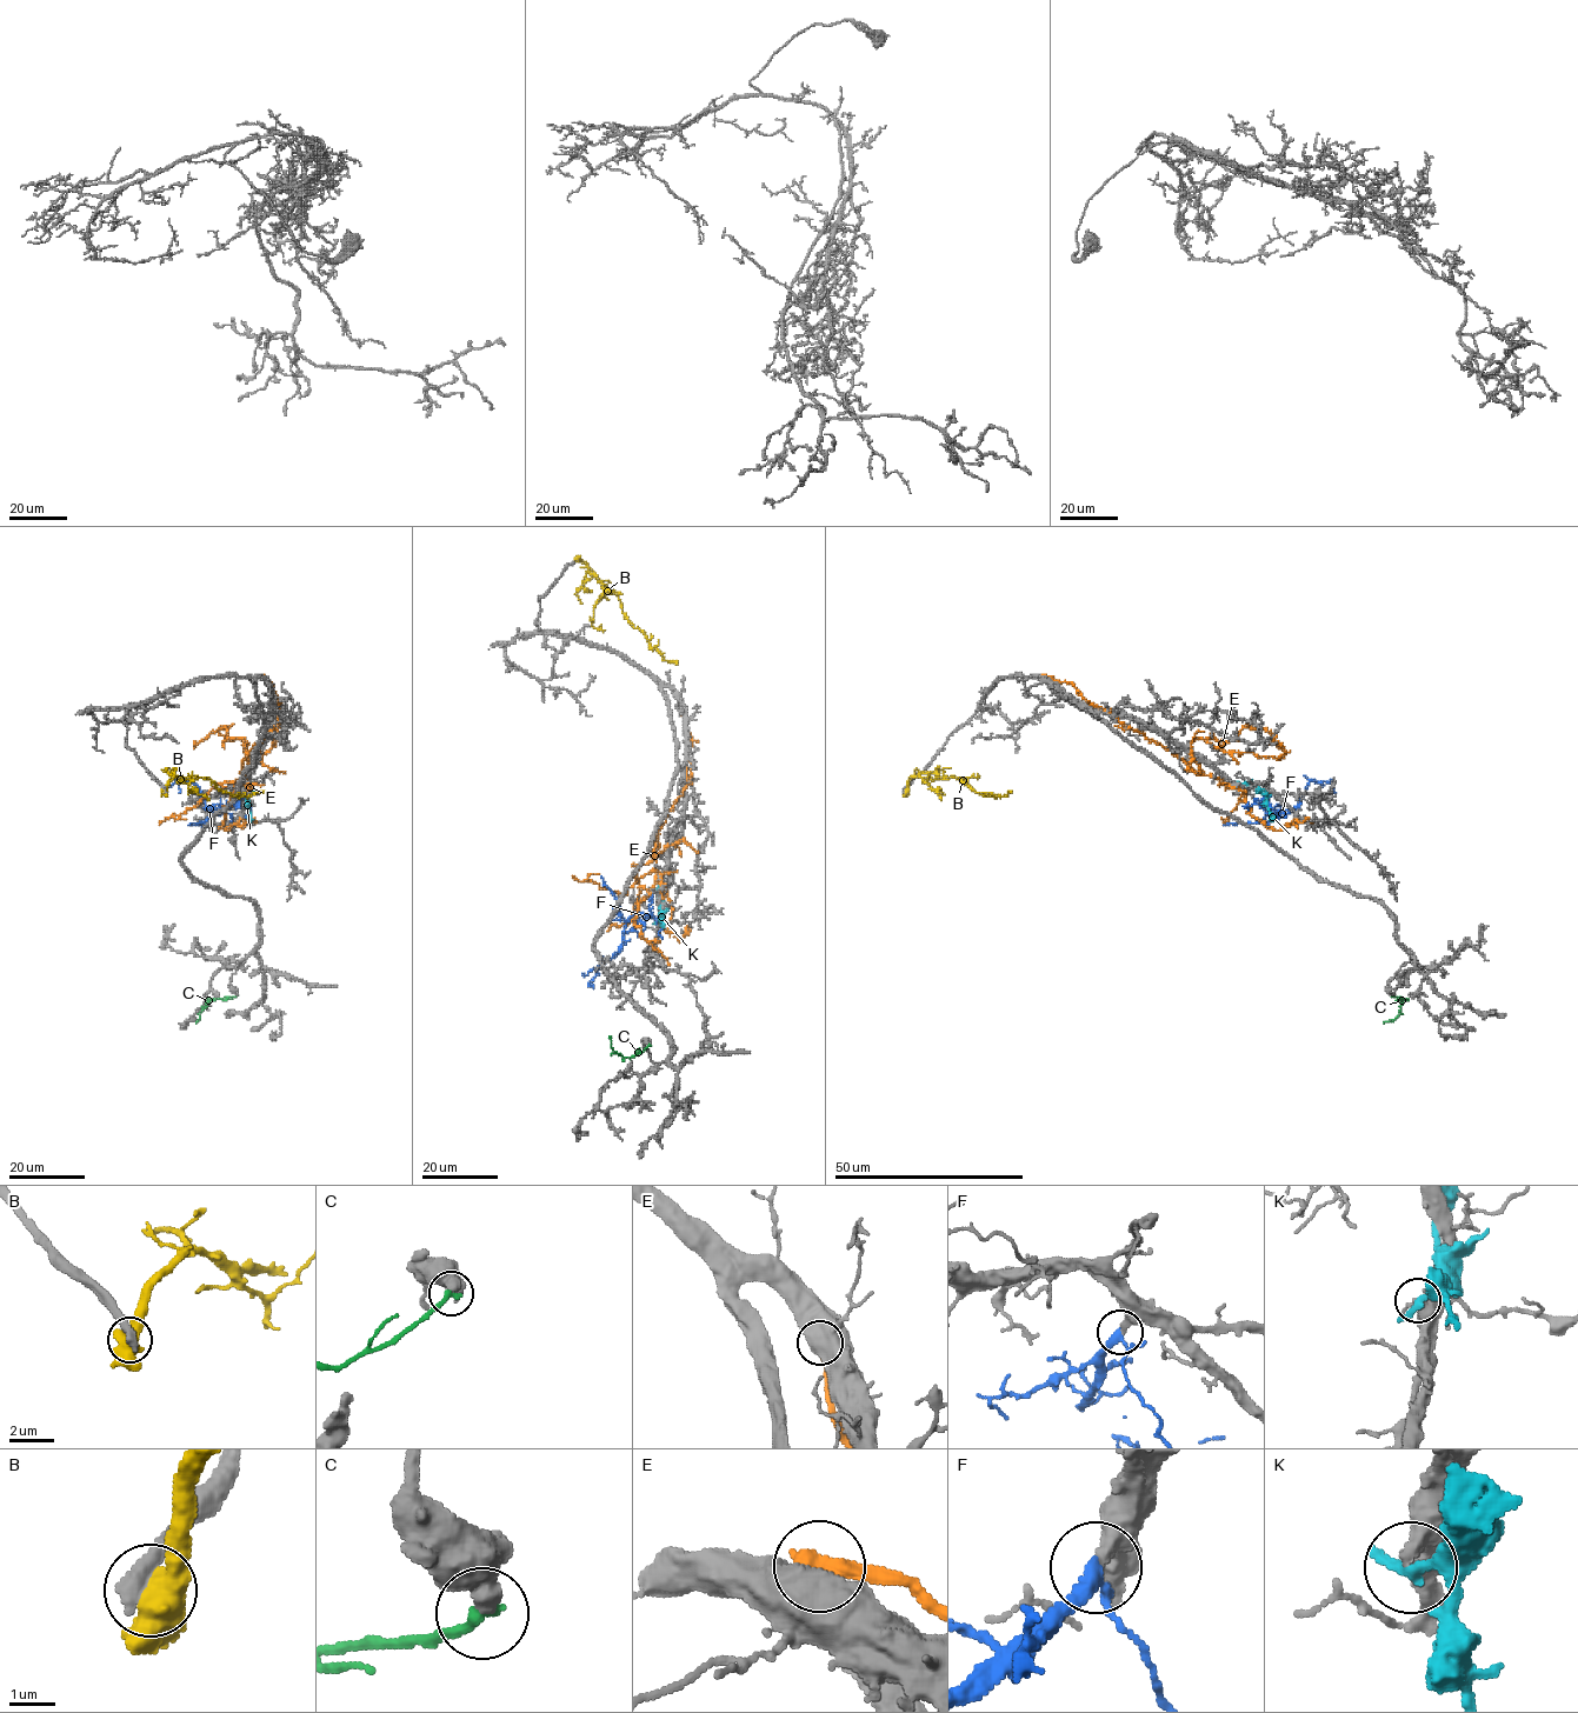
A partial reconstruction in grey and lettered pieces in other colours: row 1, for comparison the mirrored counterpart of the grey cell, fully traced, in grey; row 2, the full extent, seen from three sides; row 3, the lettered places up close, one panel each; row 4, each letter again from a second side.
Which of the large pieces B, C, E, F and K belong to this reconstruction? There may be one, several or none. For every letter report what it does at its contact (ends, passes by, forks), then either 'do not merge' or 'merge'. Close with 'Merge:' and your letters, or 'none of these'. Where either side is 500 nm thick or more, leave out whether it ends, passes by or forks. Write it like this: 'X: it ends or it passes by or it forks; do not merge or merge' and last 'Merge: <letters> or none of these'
B: do not merge
C: it ends; do not merge
E: do not merge
F: it forks; merge
K: it passes by; do not merge
Merge: F

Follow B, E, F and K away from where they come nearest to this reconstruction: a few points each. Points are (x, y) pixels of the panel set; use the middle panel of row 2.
B: (578, 558), (617, 595), (624, 614), (664, 659), (677, 662)
E: (677, 697), (691, 740), (690, 781), (657, 832), (657, 875), (634, 920), (670, 965)
F: (656, 919), (637, 913), (626, 922), (623, 947), (603, 965), (592, 984)
K: (657, 920), (659, 885)

